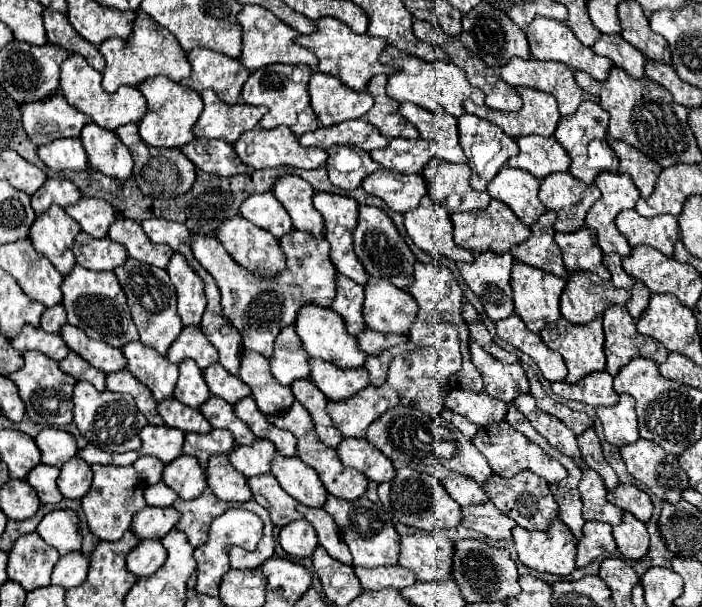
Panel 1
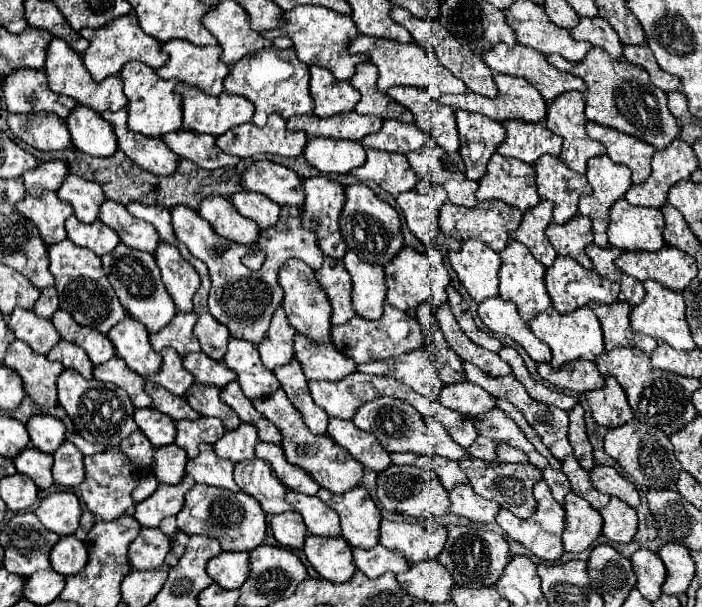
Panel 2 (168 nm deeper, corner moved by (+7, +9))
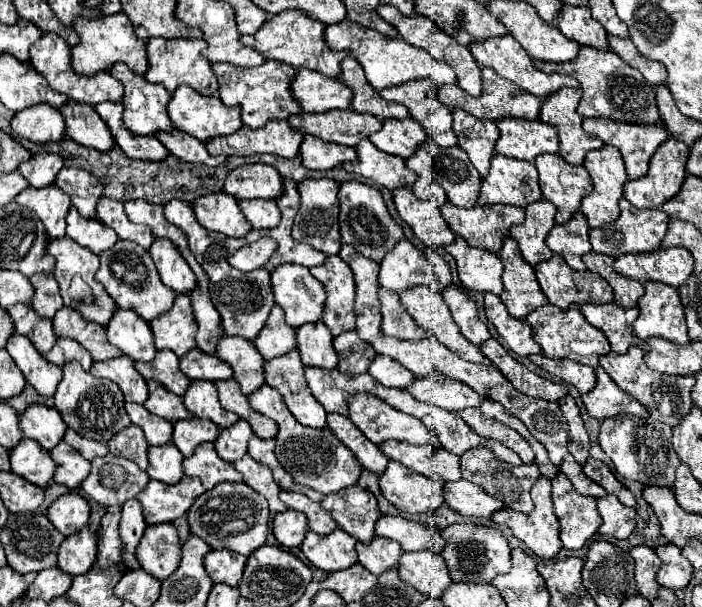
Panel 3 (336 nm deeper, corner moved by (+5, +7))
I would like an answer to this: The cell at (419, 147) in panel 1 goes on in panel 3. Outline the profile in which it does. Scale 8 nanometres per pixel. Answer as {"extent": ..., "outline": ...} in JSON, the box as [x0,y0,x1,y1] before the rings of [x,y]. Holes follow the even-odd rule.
{"extent":[370,116,426,158],"outline":[[[408,116],[404,120],[384,120],[382,130],[372,134],[370,142],[386,154],[408,158],[424,142],[424,138],[426,132],[422,124]]]}

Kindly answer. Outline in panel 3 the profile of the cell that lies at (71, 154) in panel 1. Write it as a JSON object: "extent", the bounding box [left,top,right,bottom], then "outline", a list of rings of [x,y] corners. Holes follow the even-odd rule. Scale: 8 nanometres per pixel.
{"extent":[12,104,64,142],"outline":[[[38,104],[20,110],[12,118],[12,130],[20,138],[32,142],[58,142],[64,136],[64,118],[50,104]]]}

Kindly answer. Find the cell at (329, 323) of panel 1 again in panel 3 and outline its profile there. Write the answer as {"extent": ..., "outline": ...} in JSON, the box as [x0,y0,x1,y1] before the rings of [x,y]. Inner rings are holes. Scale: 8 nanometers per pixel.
{"extent":[270,264,326,328],"outline":[[[280,264],[280,266],[276,266],[270,272],[270,284],[272,284],[276,304],[282,306],[282,310],[286,312],[286,324],[288,326],[298,328],[302,324],[318,322],[322,318],[322,306],[326,302],[324,300],[326,292],[322,290],[322,286],[318,286],[318,282],[314,282],[314,276],[304,266],[298,266],[298,264]]]}

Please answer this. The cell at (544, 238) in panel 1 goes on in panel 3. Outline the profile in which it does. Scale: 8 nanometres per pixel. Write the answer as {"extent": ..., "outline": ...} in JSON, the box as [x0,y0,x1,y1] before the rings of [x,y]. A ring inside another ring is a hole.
{"extent":[510,198,554,264],"outline":[[[546,198],[532,202],[524,208],[526,218],[522,224],[510,228],[510,236],[518,240],[522,256],[528,264],[544,262],[552,256],[552,250],[546,246],[546,236],[554,226],[554,204],[550,204]]]}

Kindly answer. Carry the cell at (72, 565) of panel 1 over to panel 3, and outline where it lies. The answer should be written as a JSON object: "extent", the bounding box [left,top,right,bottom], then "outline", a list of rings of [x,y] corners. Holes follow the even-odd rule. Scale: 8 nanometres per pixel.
{"extent":[58,526,98,574],"outline":[[[84,526],[80,532],[64,538],[58,550],[58,566],[72,574],[86,574],[96,562],[98,554],[98,534]]]}

